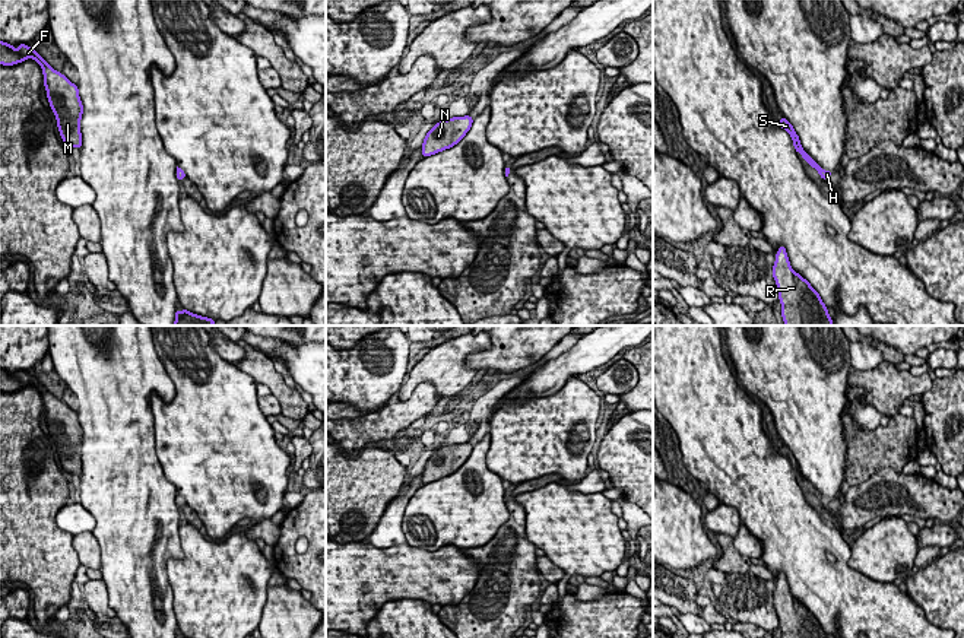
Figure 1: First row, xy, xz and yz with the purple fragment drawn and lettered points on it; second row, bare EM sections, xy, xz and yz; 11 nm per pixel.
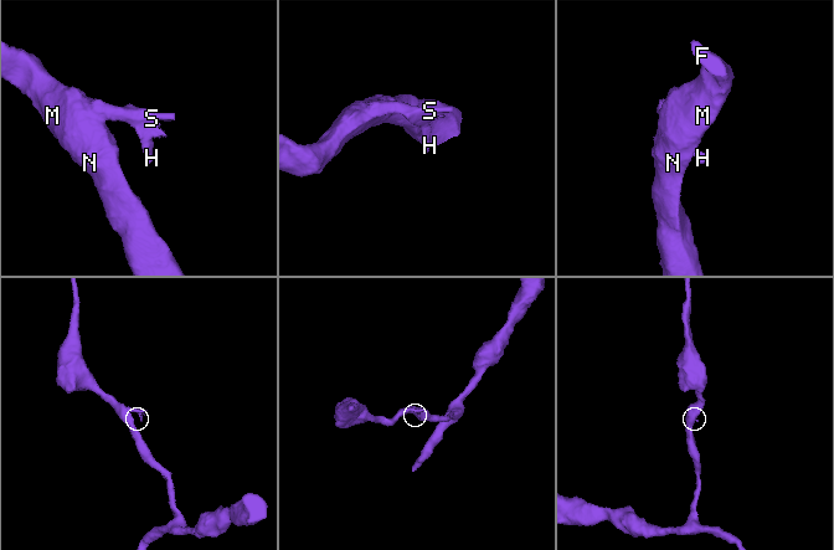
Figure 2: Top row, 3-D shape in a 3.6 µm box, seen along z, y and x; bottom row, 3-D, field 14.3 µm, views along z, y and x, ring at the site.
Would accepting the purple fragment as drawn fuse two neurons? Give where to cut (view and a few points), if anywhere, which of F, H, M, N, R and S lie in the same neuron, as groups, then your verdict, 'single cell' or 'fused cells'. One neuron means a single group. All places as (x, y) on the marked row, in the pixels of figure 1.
cut none; groups F H M N R S; single cell

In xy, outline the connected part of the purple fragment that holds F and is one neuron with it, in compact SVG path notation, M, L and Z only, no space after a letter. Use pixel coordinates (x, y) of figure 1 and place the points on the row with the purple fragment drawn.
M0 41L0 64L13 66L31 57L41 66L47 98L56 115L60 136L70 147L80 149L83 105L77 85L72 83L60 72L56 72L34 48L29 48L26 44L19 44L18 47L16 50L13 45Z

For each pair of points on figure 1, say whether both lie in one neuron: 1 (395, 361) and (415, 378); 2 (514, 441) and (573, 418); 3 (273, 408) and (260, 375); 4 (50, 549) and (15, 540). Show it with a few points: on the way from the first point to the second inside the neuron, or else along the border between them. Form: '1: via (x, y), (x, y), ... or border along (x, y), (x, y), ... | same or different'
1: border along (403, 383), (398, 390) | different
2: via (529, 440), (558, 431) | same
3: border along (270, 391), (282, 413) | different
4: via (41, 549), (31, 549), (24, 543) | same

